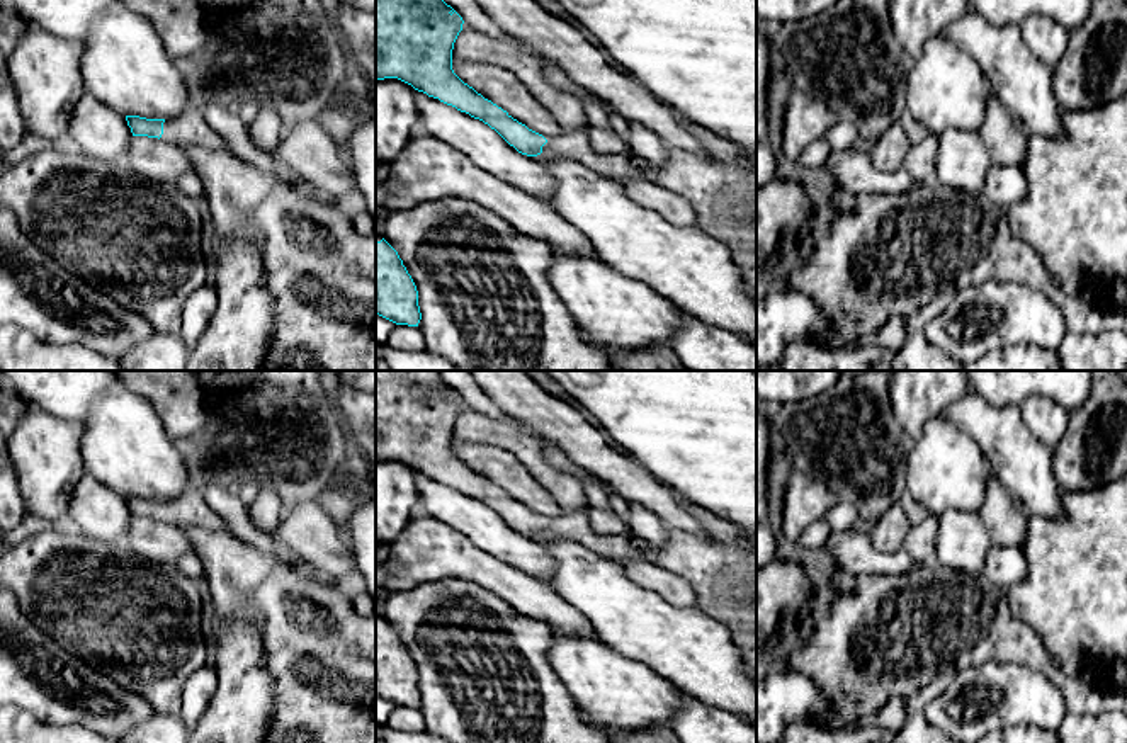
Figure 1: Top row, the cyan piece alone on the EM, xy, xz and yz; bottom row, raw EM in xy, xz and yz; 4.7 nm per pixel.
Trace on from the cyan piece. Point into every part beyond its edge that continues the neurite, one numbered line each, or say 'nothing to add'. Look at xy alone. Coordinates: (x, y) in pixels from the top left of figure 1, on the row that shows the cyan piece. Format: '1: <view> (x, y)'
1: xy (187, 128)

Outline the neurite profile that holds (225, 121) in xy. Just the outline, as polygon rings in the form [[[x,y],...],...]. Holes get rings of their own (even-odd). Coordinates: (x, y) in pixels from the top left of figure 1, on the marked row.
[[[207,102],[204,107],[206,122],[223,138],[224,150],[241,158],[245,163],[291,179],[297,187],[311,192],[313,187],[294,179],[289,170],[272,155],[258,150],[248,138],[248,128],[240,121],[236,107],[226,107],[219,102]]]

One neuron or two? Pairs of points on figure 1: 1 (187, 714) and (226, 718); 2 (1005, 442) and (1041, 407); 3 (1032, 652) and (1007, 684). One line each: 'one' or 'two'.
1: two
2: two
3: two

